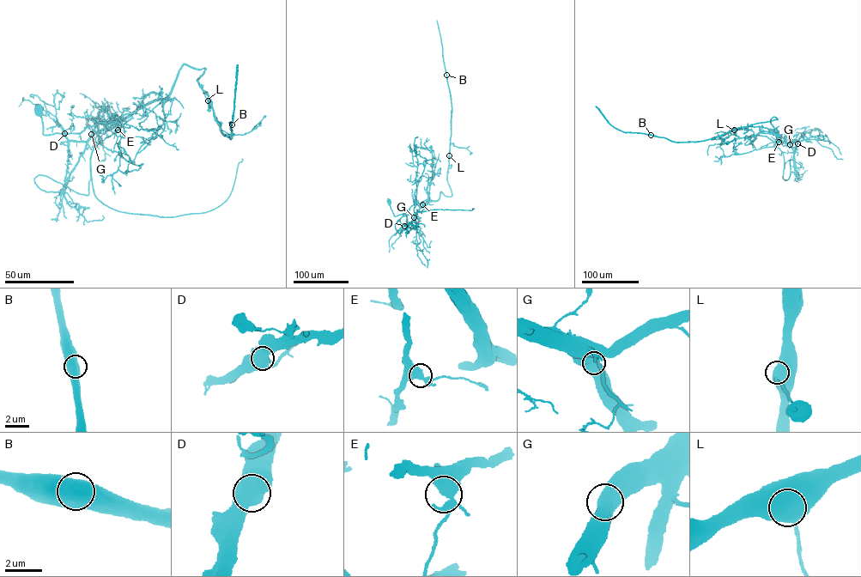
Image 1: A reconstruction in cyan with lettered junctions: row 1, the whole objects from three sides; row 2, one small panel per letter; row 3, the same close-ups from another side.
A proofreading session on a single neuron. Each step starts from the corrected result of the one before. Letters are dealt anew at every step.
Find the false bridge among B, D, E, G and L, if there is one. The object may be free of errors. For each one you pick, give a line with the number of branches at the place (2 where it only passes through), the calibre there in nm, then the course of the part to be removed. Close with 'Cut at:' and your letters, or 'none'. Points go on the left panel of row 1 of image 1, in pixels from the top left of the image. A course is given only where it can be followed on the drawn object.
D: 3 branches meet; 800 nm thick; foreign part runs (64, 133), (64, 186), (41, 190), (39, 175), (87, 195), (100, 142), (137, 170), (118, 168), (120, 143)
Cut at: D

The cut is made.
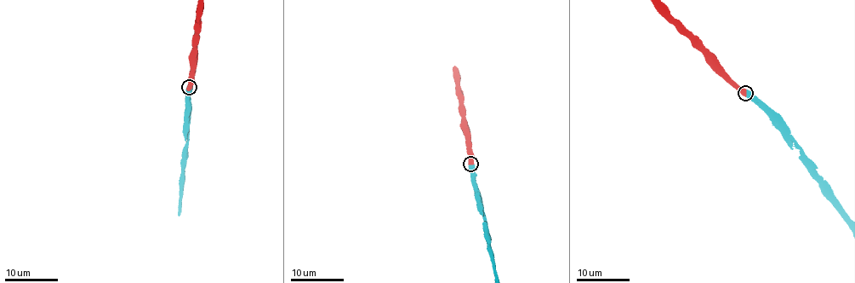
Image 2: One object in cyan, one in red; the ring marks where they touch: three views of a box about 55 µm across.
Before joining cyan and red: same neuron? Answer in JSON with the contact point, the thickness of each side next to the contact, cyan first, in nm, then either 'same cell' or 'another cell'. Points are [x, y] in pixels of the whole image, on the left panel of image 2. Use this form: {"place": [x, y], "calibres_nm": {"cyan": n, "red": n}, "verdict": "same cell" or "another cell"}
{"place": [189, 87], "calibres_nm": {"cyan": 750, "red": 750}, "verdict": "same cell"}

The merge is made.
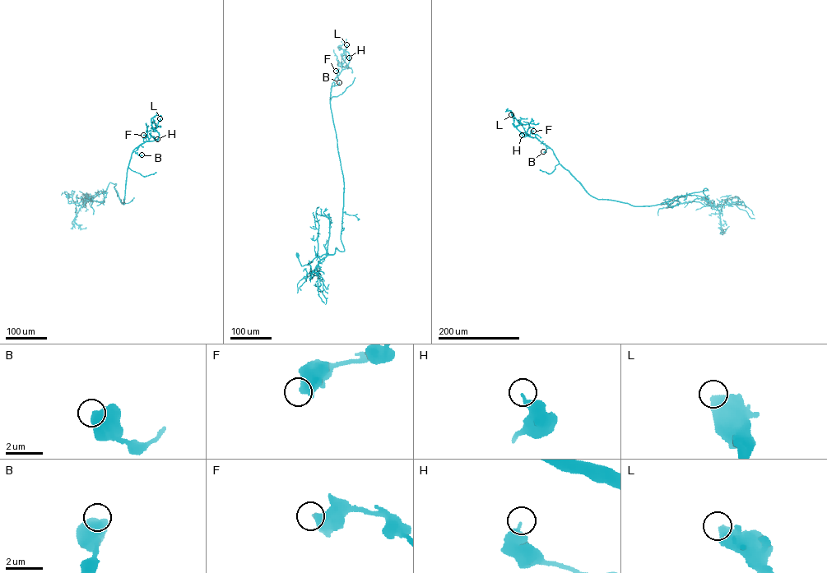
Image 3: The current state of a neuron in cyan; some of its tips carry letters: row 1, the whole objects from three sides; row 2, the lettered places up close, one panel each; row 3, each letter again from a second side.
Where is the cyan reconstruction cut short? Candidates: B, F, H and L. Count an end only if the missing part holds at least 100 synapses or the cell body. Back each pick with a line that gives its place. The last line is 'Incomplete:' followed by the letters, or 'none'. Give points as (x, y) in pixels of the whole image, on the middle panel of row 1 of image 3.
Incomplete: none

